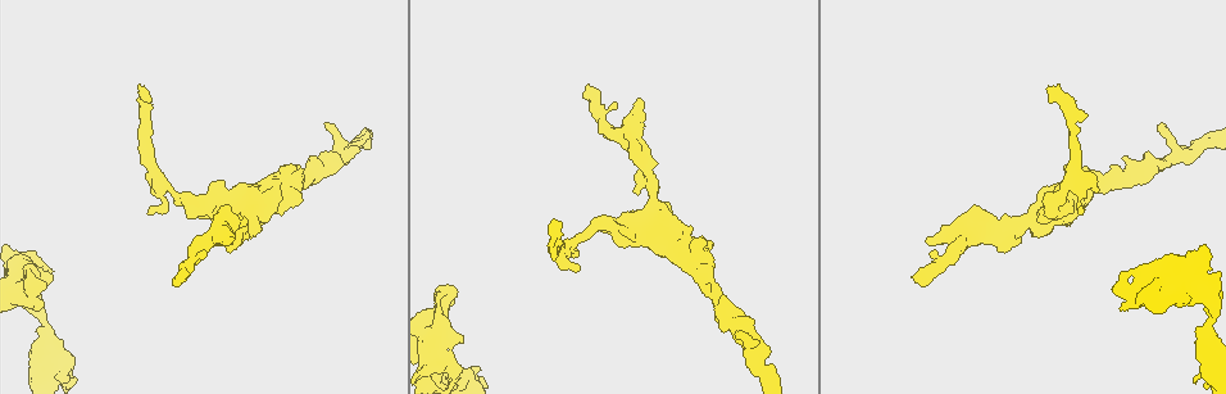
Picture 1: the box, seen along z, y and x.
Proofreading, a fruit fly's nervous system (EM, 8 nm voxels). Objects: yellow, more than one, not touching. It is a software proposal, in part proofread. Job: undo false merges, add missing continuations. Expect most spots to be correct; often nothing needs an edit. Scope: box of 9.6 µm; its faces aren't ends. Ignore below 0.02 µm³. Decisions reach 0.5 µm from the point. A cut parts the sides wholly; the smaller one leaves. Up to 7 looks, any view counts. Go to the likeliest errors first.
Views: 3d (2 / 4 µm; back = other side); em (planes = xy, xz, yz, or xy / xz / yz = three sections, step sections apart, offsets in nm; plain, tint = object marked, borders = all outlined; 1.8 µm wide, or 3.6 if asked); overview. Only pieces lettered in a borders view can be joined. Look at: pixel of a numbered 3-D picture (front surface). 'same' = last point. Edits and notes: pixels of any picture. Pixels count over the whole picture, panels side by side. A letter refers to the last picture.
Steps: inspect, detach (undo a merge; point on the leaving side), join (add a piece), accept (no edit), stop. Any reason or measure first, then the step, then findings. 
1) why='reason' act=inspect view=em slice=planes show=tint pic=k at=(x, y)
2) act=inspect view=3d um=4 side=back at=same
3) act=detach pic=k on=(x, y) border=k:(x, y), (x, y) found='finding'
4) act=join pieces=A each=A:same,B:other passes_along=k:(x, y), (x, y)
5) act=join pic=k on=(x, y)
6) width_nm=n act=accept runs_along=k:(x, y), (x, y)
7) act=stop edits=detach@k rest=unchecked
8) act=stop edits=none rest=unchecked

why='long arm stops here' act=inspect view=em slice=planes show=tint pic=1 at=(143, 86)

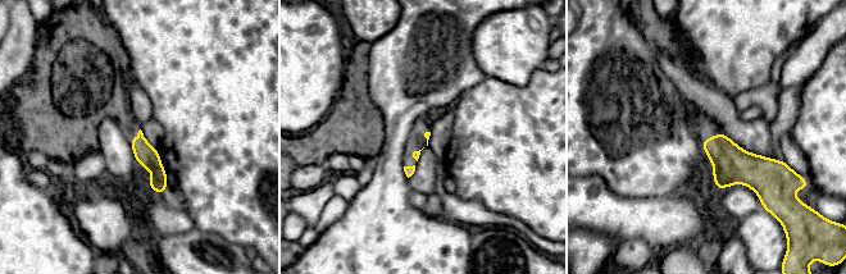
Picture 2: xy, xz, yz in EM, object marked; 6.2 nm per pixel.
why='see the neighbours' act=inspect view=em slice=planes show=borders at=same

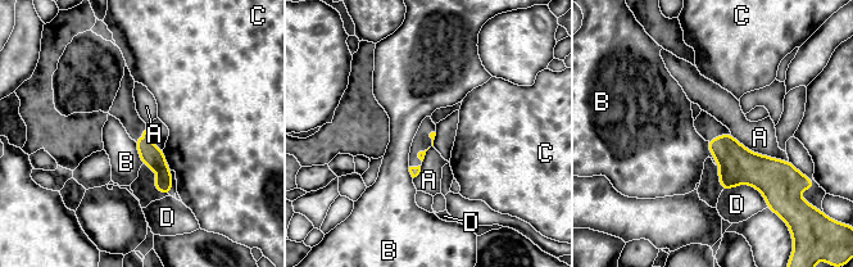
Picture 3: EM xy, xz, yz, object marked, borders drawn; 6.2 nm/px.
act=accept each=A:other,B:other,C:other,D:other runs_along=3:(145, 136), (166, 190) found='no lettered piece goes on from it'

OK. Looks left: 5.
why='free end' act=inspect view=em slice=planes show=borders pic=1 at=(585, 97)

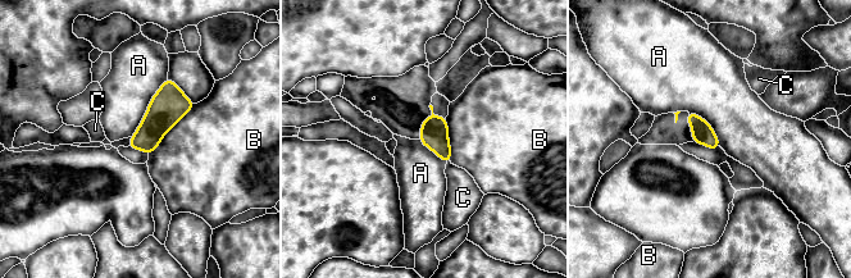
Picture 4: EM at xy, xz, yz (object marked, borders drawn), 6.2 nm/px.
act=accept each=A:other,B:other,C:other border=4:(167, 77), (150, 100), (132, 137) found='no lettered piece goes on from it'

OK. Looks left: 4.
why='tapers out' act=inspect view=3d um=4 side=back pic=1 at=(1079, 213)

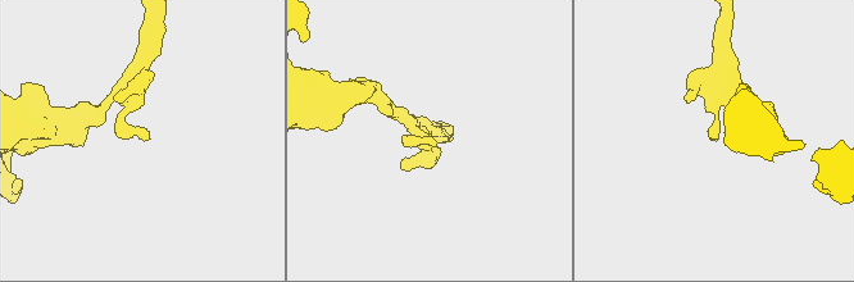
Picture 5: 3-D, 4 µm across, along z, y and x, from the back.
why='need the tissue' act=inspect view=em slice=xy step=8 show=borders pic=5 at=(714, 140)

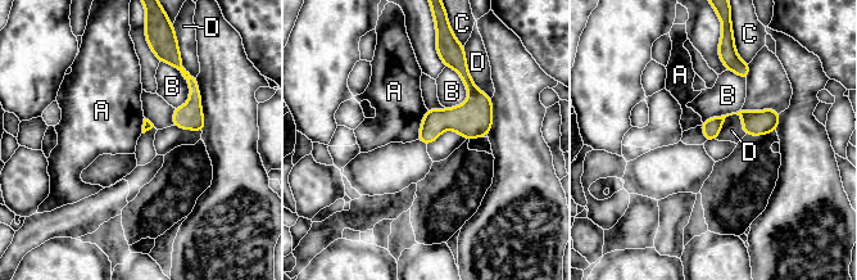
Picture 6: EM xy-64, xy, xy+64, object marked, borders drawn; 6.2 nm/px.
act=accept each=A:other,B:other,C:other,D:other runs_along=6:(775, 114), (731, 113), (704, 126) found='no lettered piece goes on from it'

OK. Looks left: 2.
act=stop edits=none rest=unchecked

